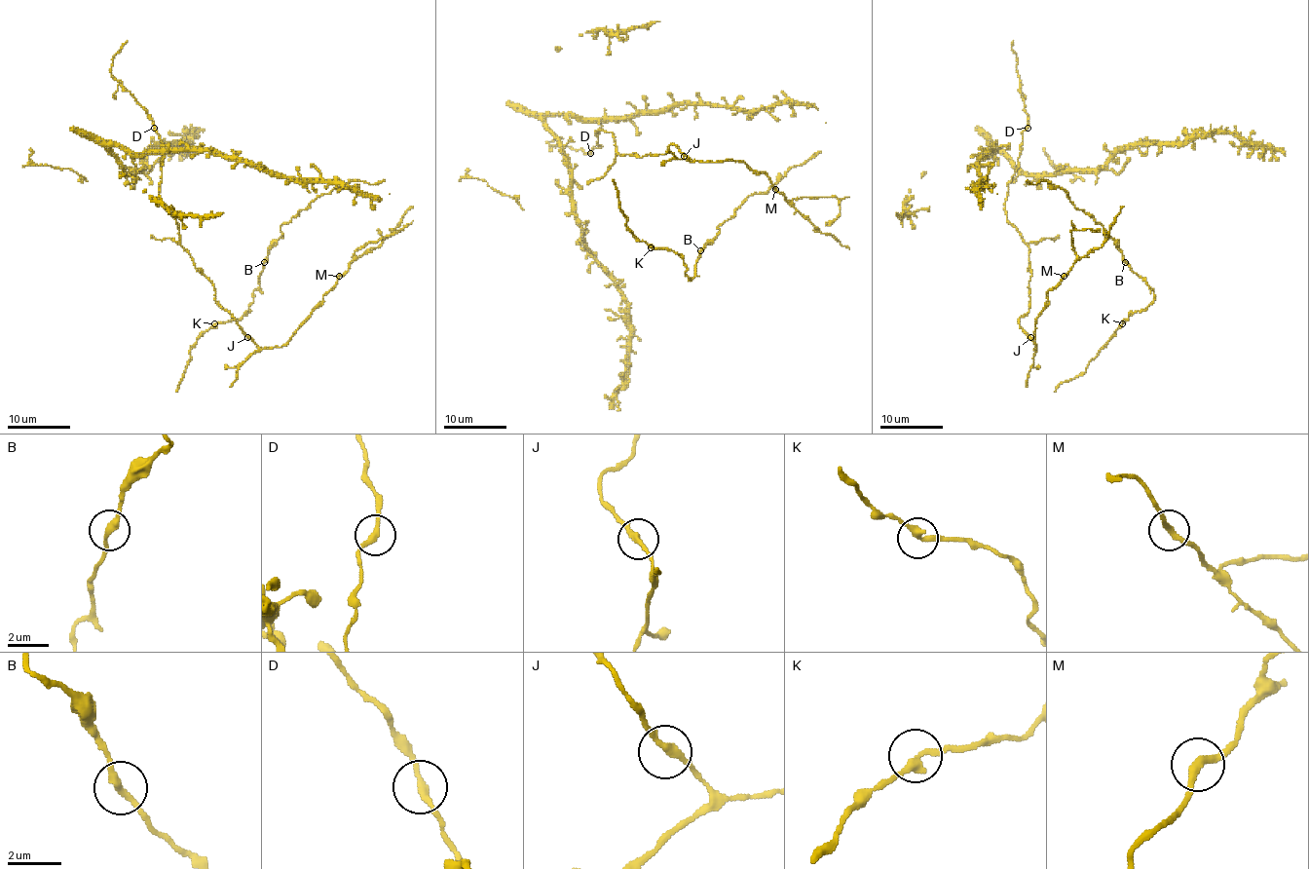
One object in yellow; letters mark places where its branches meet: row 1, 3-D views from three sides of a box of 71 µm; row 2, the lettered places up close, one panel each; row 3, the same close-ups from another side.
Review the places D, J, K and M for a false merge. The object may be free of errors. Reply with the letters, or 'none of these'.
K

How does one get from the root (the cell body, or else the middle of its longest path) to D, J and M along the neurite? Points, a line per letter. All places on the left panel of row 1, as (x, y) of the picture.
D: (245, 164), (207, 151), (168, 151), (154, 128)
J: (245, 164), (207, 151), (168, 151), (162, 144), (159, 195), (175, 220), (180, 245), (193, 265), (247, 337)
M: (245, 164), (162, 144), (162, 205), (215, 300), (260, 347), (281, 347), (339, 276)

